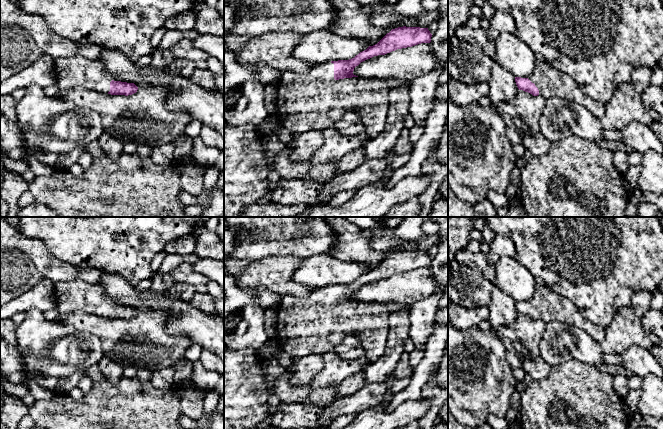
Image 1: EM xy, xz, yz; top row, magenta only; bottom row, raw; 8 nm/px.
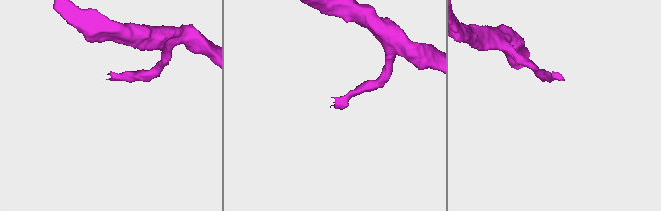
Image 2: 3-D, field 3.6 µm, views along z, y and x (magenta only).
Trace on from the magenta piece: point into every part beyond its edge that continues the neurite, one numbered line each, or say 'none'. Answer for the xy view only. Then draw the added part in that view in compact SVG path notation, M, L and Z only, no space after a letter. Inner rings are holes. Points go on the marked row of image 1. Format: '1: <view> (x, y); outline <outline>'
1: xy (76, 71); outline M79 54L55 59L53 64L60 96L75 88L108 93L112 80L126 82L112 75L98 60L88 60Z

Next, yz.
1: yz (552, 83); outline M536 62L532 74L528 77L521 77L521 78L528 78L532 83L534 83L535 86L539 90L539 95L541 95L545 99L559 98L559 99L562 99L562 100L578 103L582 106L584 106L585 108L587 108L598 119L601 119L603 117L604 113L605 113L605 104L604 103L595 101L592 98L588 97L584 93L584 88L581 87L574 79L572 79L568 75L562 73L560 70L554 68L548 62Z

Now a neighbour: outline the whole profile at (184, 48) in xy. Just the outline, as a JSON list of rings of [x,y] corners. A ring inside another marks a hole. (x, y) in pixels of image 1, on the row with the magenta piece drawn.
[[[182,39],[170,48],[176,58],[185,58],[191,61],[208,60],[210,56],[193,46],[190,39]]]

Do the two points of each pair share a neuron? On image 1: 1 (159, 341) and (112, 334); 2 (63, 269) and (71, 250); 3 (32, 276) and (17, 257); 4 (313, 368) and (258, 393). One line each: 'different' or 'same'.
1: same
2: different
3: same
4: same

